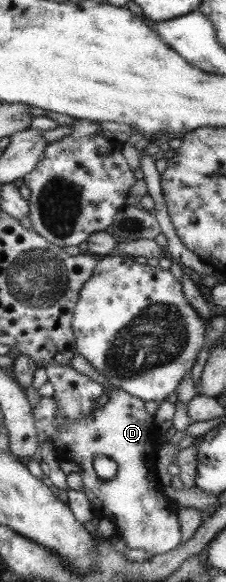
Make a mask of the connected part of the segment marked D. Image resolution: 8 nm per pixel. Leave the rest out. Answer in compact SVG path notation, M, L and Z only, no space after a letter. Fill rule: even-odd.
M117 388L106 390L108 401L90 414L73 421L65 428L55 428L53 419L57 415L57 404L52 398L40 397L38 405L32 409L35 418L37 440L42 443L49 441L56 451L57 459L76 463L82 472L82 493L86 495L96 518L112 518L116 521L116 535L120 536L128 549L144 549L152 555L160 555L176 548L181 539L180 526L178 525L178 507L170 502L163 494L162 485L155 479L154 456L161 447L158 437L159 430L153 423L153 417L145 412L144 402L134 398L128 393ZM104 455L116 464L116 475L110 481L100 479L94 469L94 457Z

